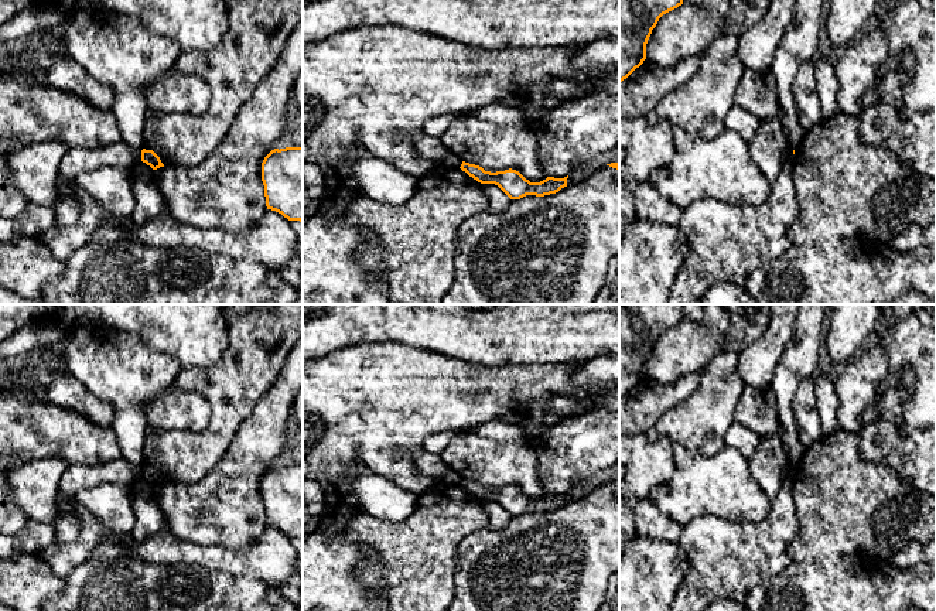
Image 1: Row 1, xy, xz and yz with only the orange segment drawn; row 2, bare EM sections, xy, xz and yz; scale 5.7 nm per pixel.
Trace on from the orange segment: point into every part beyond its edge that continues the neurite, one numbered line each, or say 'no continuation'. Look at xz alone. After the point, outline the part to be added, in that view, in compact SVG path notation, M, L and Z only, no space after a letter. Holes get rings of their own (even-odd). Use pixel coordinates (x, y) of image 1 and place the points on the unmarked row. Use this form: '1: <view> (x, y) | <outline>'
no continuation

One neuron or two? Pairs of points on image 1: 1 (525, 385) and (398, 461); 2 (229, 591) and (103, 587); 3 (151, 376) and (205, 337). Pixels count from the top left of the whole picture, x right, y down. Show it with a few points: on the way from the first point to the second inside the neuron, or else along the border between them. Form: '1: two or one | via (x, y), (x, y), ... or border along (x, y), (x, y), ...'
1: one | via (489, 393), (451, 395), (420, 426)
2: one | via (198, 587), (135, 587)
3: two | border along (144, 344), (168, 354), (181, 368)

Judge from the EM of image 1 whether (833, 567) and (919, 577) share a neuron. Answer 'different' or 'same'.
same

